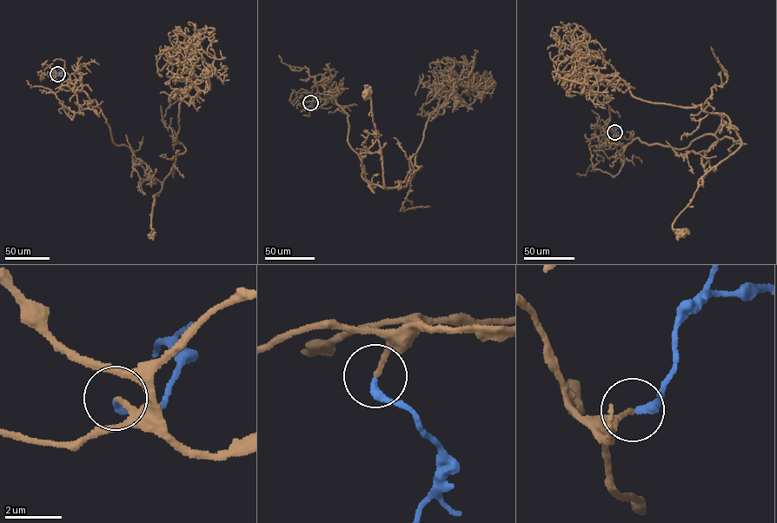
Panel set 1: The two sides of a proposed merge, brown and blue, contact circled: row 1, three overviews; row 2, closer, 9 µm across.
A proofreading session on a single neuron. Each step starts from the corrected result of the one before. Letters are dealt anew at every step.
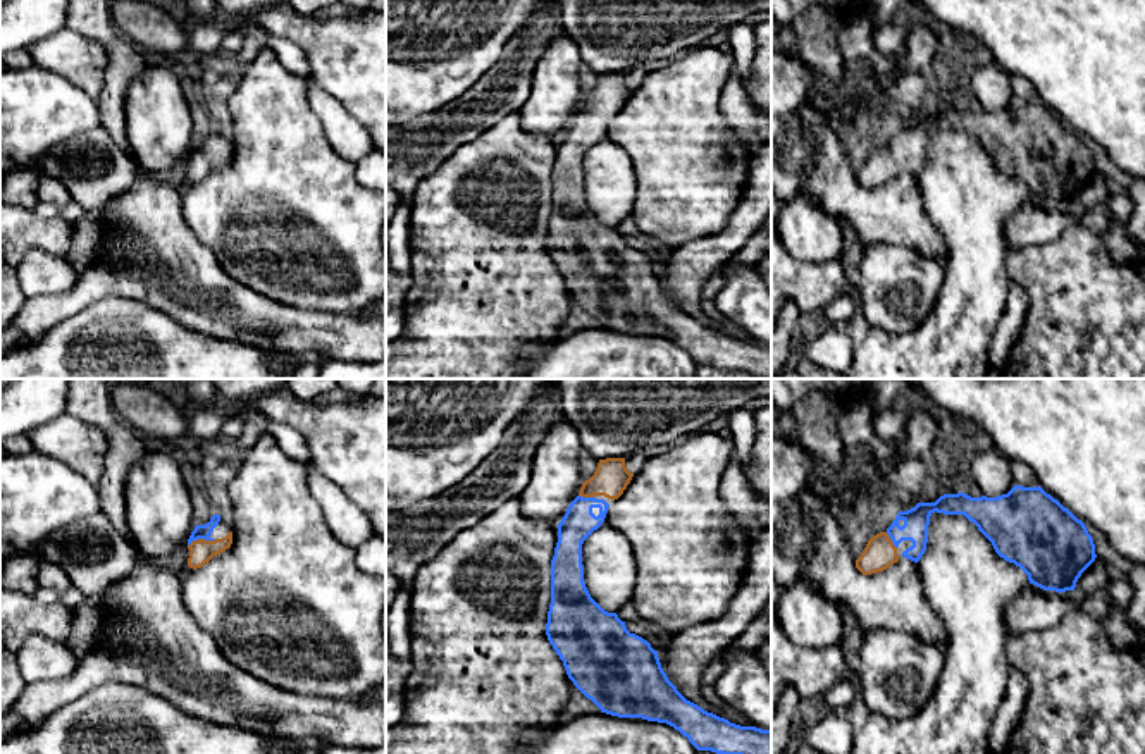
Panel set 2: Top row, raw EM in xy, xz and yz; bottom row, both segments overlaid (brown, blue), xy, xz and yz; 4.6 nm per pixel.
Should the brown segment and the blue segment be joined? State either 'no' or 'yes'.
yes

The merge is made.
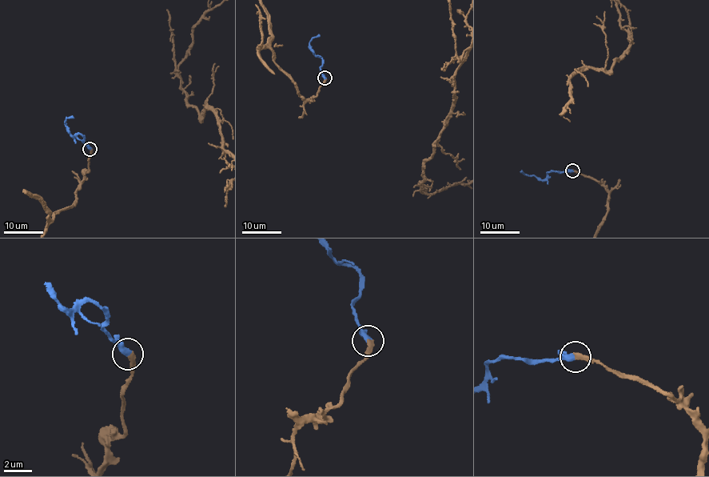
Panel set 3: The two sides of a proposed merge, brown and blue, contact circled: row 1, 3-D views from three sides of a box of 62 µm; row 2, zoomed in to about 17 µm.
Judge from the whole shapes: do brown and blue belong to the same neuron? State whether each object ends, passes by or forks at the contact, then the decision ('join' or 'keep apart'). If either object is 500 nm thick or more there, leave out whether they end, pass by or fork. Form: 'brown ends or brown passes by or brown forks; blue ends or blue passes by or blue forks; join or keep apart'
brown ends; blue ends; join

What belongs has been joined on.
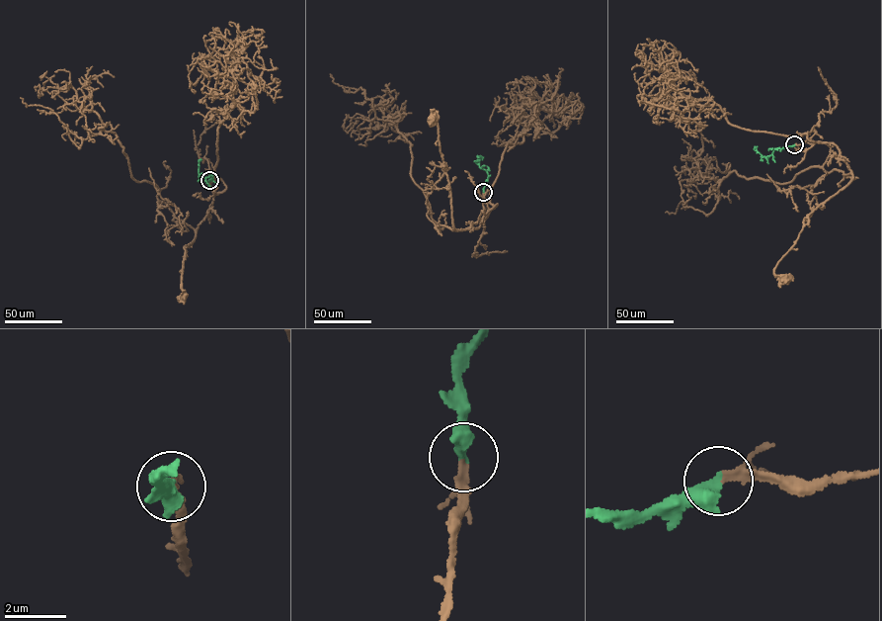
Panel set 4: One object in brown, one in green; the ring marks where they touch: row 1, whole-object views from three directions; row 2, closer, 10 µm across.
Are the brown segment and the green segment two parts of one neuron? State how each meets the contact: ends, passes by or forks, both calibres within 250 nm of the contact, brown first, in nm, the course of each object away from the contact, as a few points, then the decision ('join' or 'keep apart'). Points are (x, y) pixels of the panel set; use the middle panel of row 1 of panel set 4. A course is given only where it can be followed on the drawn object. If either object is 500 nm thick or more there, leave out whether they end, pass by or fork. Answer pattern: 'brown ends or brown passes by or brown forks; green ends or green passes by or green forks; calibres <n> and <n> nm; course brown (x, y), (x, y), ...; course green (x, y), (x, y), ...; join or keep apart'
brown forks; green ends; calibres 140 and 480 nm; course brown (483, 192), (485, 217), (495, 207), (486, 213), (480, 226), (455, 230), (435, 112), (432, 119); course green (483, 192), (488, 175), (477, 163), (477, 159), (483, 157); join

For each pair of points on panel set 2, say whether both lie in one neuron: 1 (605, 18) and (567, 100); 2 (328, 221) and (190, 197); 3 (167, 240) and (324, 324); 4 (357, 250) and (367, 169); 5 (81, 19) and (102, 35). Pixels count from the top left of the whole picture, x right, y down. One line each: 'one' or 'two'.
1: one
2: one
3: one
4: two
5: one

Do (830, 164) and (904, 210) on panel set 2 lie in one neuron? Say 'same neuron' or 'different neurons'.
same neuron

